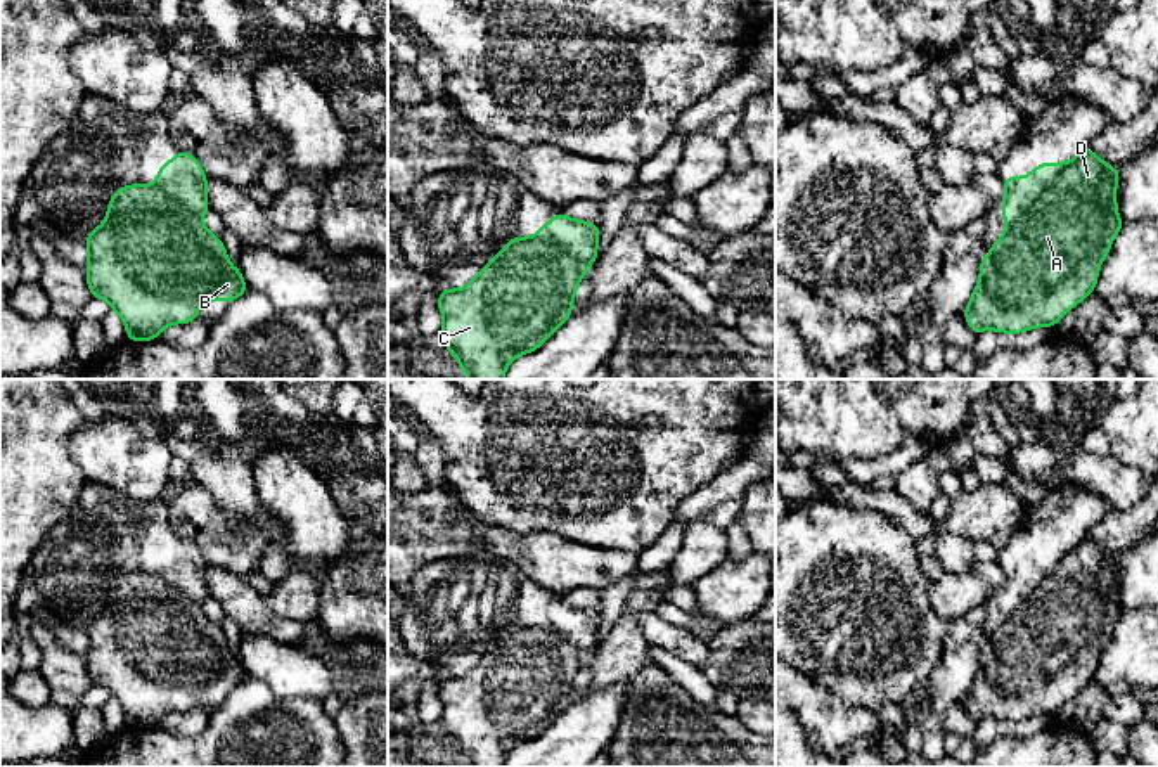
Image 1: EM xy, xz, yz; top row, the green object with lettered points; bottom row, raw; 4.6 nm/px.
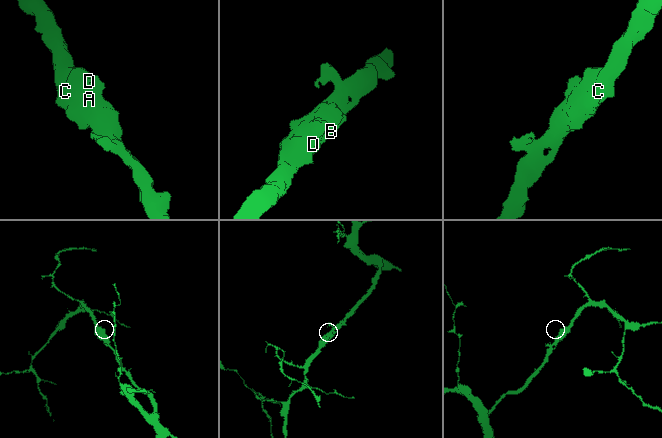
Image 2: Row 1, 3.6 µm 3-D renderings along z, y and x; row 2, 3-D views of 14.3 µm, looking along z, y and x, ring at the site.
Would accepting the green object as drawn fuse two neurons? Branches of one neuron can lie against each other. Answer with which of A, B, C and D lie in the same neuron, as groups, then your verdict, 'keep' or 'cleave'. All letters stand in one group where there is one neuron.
A B C D | keep

